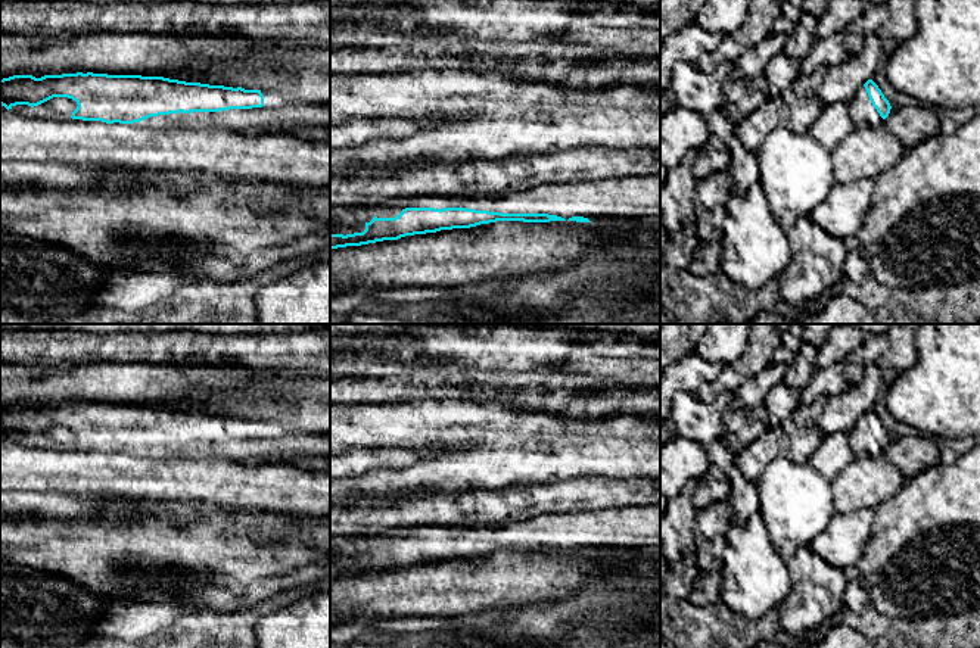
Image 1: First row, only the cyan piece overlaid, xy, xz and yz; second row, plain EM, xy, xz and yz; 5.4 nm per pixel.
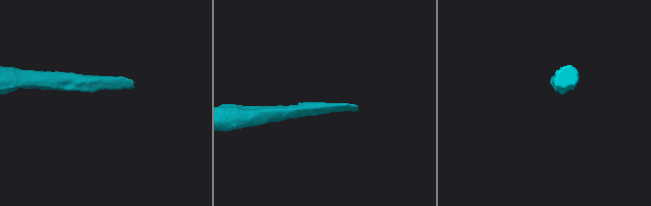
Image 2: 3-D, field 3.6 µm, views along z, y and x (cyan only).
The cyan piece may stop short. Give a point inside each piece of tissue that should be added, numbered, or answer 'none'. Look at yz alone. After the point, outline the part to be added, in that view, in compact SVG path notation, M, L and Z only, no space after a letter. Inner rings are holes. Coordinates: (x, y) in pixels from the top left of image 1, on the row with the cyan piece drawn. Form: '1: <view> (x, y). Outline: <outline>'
1: yz (864, 115). Outline: M864 85L858 88L855 97L847 103L847 106L852 110L855 128L877 128L884 125L884 119L872 106Z

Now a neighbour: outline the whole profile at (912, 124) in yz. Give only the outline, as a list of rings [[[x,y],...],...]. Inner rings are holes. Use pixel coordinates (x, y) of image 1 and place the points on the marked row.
[[[930,106],[892,108],[884,127],[905,150],[940,133],[940,119]]]

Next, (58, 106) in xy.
[[[53,97],[34,108],[28,105],[16,105],[16,106],[12,106],[12,109],[25,115],[32,115],[32,116],[71,118],[77,106],[78,106],[77,102],[72,99]]]

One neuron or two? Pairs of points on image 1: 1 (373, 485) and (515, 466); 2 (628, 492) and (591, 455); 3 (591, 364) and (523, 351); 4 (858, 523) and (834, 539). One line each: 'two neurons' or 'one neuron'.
1: one neuron
2: two neurons
3: two neurons
4: one neuron

